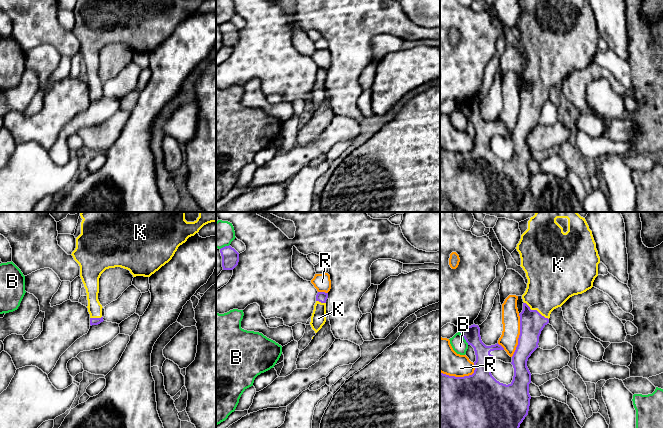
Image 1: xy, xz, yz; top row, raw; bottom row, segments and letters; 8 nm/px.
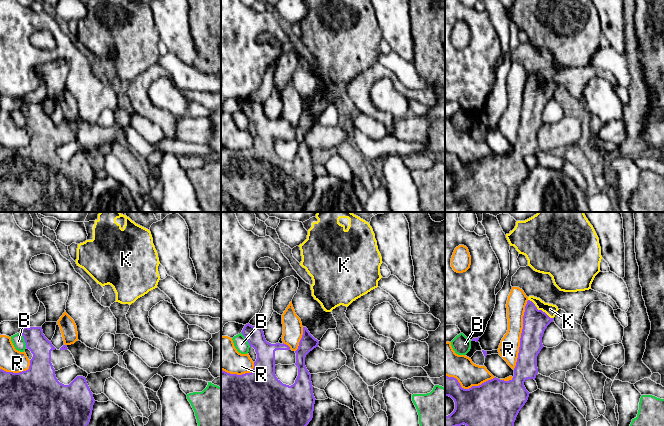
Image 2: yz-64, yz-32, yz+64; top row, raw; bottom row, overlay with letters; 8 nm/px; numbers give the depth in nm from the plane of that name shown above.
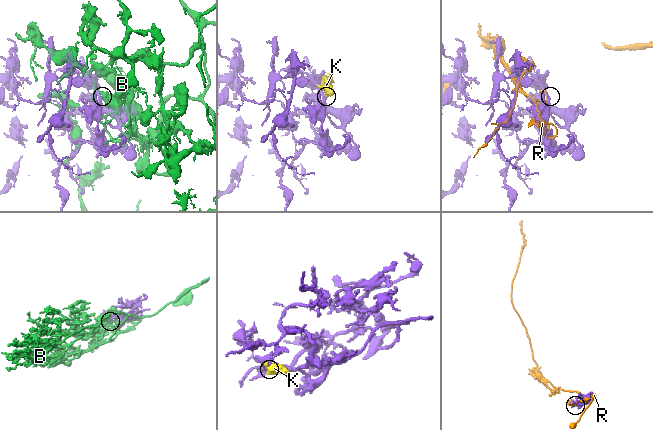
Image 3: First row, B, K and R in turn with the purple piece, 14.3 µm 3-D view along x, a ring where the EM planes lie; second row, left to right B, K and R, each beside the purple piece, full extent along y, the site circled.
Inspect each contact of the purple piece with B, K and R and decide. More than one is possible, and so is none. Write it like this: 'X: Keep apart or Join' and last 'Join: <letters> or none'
B: Keep apart
K: Join
R: Keep apart
Join: K

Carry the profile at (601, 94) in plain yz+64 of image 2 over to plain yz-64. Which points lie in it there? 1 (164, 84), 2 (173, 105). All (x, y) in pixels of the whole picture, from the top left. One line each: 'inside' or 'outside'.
1: inside
2: inside

